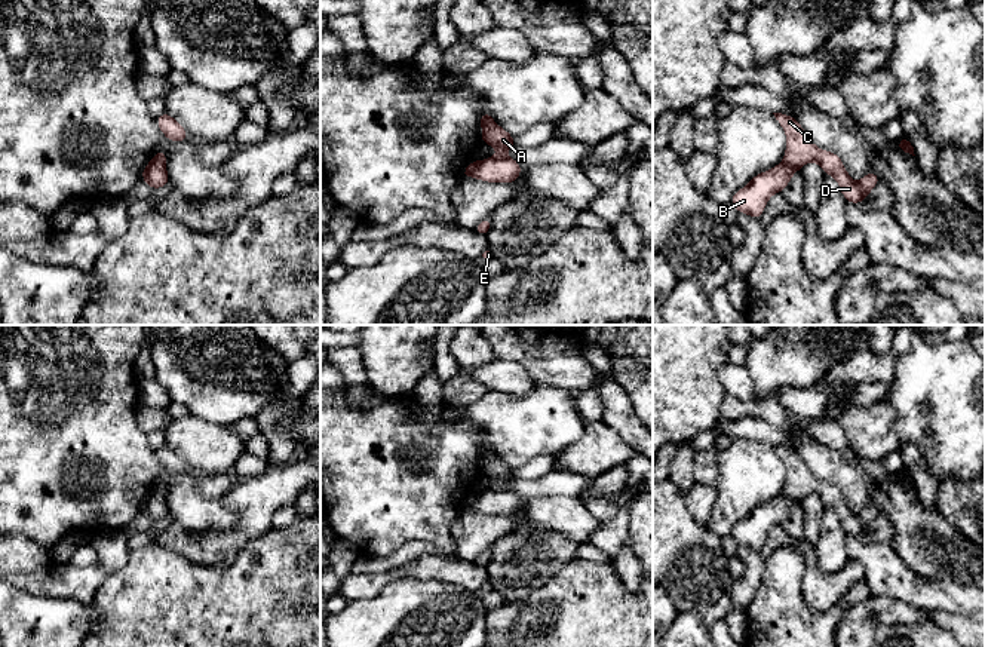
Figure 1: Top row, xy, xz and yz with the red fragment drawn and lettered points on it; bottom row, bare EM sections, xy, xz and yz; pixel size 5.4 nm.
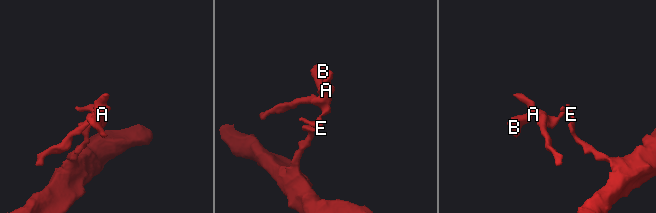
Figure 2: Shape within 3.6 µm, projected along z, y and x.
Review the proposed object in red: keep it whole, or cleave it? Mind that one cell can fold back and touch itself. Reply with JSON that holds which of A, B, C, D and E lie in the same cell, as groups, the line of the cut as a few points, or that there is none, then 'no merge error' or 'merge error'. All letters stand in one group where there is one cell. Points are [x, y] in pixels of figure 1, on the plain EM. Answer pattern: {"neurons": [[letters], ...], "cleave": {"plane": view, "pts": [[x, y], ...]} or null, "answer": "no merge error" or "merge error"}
{"neurons": [["A", "B", "C", "D", "E"]], "cleave": null, "answer": "no merge error"}

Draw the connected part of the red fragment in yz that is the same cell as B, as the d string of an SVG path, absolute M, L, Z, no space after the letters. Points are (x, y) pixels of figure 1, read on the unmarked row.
M782 445L773 447L786 464L783 493L774 500L755 508L733 527L731 537L737 545L760 552L770 530L774 525L782 525L792 508L808 494L816 494L826 508L837 512L849 536L862 536L878 516L880 510L875 505L868 505L860 513L853 513L841 490L814 478L795 450Z

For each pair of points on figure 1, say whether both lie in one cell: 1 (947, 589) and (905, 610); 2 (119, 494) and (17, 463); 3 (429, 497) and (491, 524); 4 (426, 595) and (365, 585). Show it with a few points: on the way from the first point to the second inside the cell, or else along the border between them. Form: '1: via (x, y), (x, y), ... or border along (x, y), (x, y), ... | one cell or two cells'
1: border along (880, 597), (902, 600), (923, 610) | two cells
2: via (94, 503), (79, 505), (63, 500), (42, 478) | one cell
3: border along (462, 509), (451, 526), (454, 545) | two cells
4: border along (417, 579), (398, 577), (373, 597), (350, 601) | two cells

